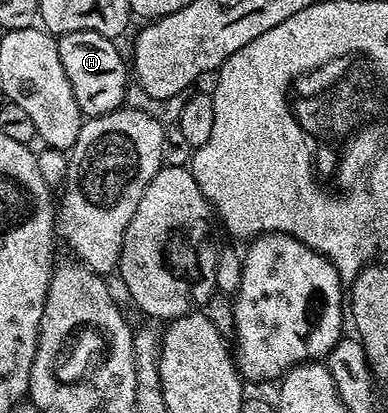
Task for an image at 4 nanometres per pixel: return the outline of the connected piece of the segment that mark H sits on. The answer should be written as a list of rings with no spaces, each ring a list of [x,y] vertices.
[[[72,31],[63,33],[57,38],[60,51],[60,63],[64,63],[64,71],[68,75],[68,83],[72,83],[72,95],[76,95],[76,103],[80,111],[87,117],[99,117],[119,108],[126,100],[128,84],[128,65],[122,62],[118,49],[111,38],[100,35],[96,31]]]

